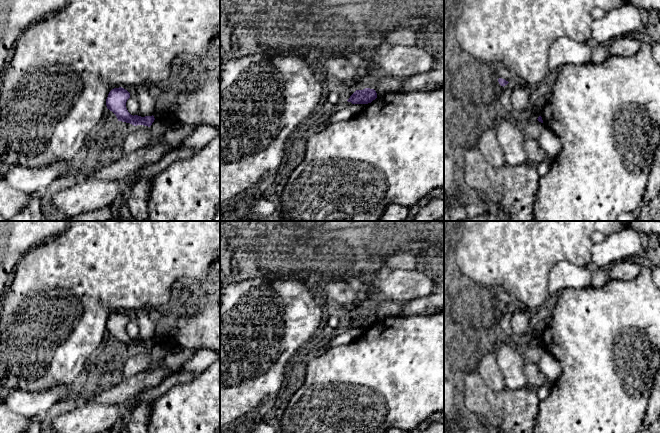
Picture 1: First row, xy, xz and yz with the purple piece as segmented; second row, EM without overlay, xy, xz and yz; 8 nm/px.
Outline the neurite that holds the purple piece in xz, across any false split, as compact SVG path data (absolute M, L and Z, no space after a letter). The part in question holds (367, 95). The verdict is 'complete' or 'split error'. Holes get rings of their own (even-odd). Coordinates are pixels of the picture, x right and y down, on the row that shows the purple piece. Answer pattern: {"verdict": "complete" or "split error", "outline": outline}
{"verdict": "complete", "outline": "M365 88L356 90L347 100L352 104L368 104L377 98L377 93L374 89Z"}

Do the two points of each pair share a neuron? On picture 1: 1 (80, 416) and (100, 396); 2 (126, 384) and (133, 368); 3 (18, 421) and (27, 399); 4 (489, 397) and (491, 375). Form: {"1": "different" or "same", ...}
{"1": "different", "2": "different", "3": "different", "4": "different"}

